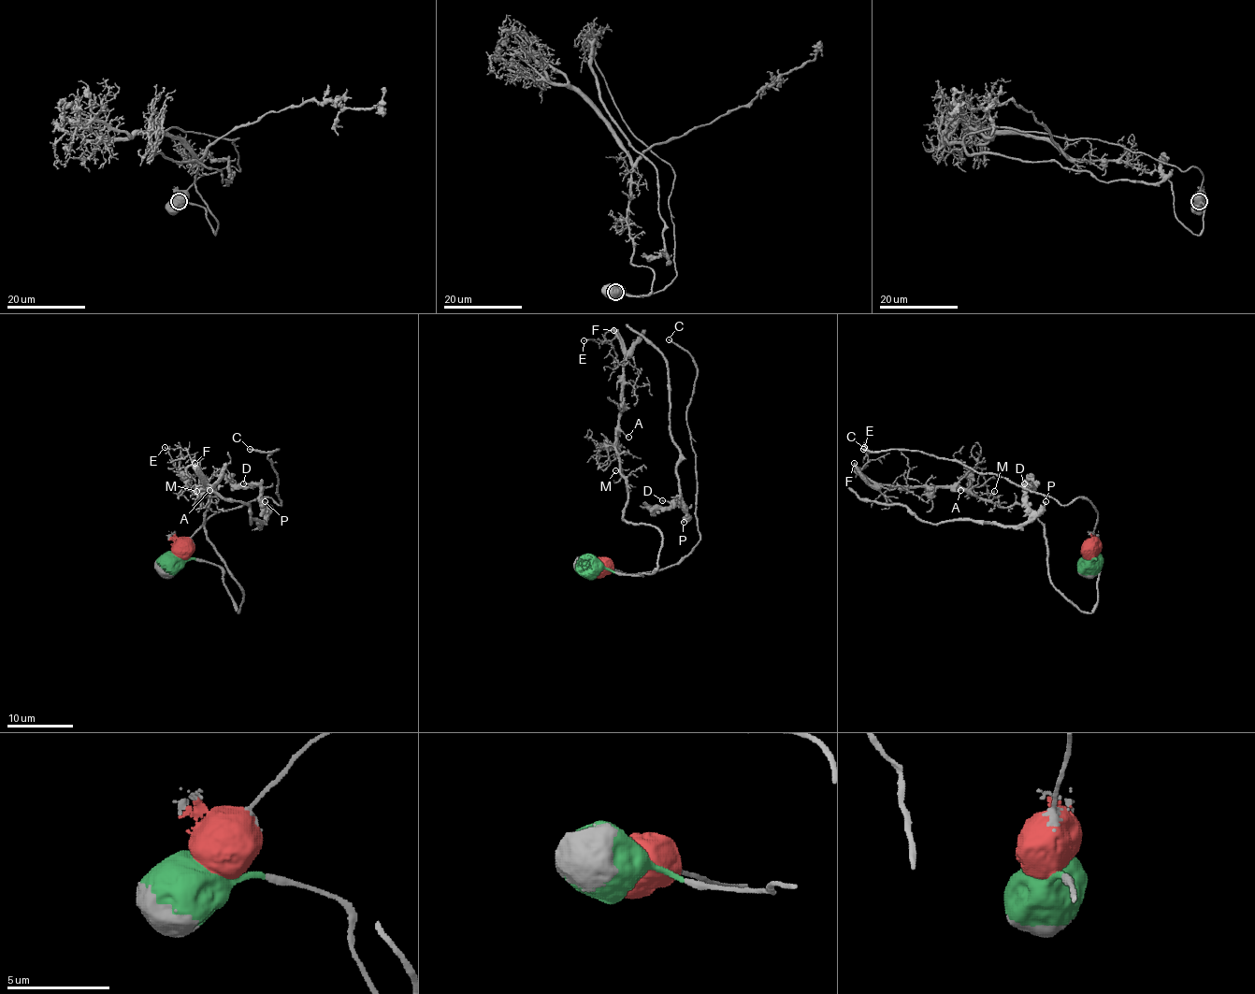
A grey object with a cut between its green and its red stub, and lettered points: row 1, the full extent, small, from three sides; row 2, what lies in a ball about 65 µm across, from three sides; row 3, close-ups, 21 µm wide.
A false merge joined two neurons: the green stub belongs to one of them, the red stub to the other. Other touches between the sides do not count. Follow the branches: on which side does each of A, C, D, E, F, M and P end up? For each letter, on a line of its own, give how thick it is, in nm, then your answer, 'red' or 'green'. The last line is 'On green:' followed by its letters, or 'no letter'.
A: 130 nm | green
C: 190 nm | red
D: 150 nm | red
E: 90 nm | green
F: 480 nm | green
M: 130 nm | green
P: 240 nm | red
On green: A, E, F, M

